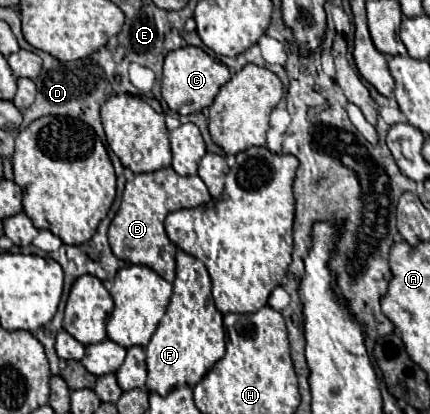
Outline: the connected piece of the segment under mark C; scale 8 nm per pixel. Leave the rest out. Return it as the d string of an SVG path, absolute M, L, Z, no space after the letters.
M181 47L177 51L171 51L165 57L163 65L163 79L161 79L161 95L169 109L179 115L193 115L207 107L211 107L215 95L219 89L231 79L231 73L227 65L217 61L215 57L207 55L199 47Z

